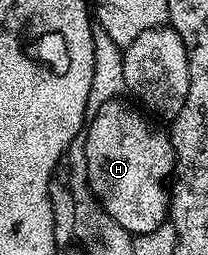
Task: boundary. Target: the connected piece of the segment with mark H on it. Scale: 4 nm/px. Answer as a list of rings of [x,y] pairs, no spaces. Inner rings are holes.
[[[115,98],[101,102],[97,106],[100,108],[91,112],[82,138],[86,149],[88,188],[99,199],[100,208],[135,237],[158,229],[169,218],[170,180],[172,168],[176,165],[176,154],[172,148],[171,134],[165,128],[163,131],[162,128],[155,127],[147,114],[139,115],[134,108],[120,102],[124,101]]]

